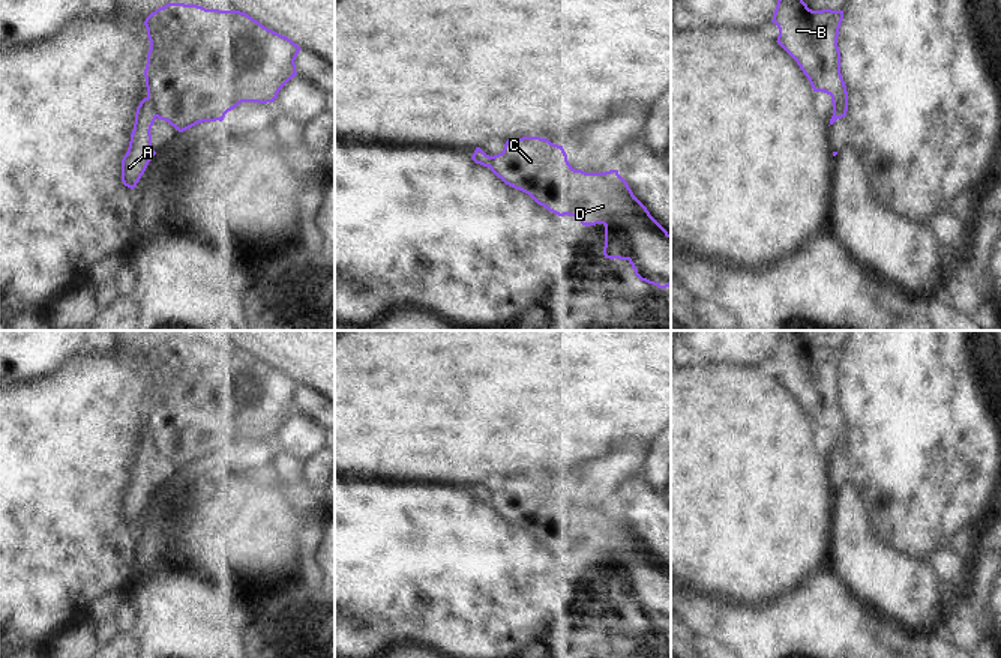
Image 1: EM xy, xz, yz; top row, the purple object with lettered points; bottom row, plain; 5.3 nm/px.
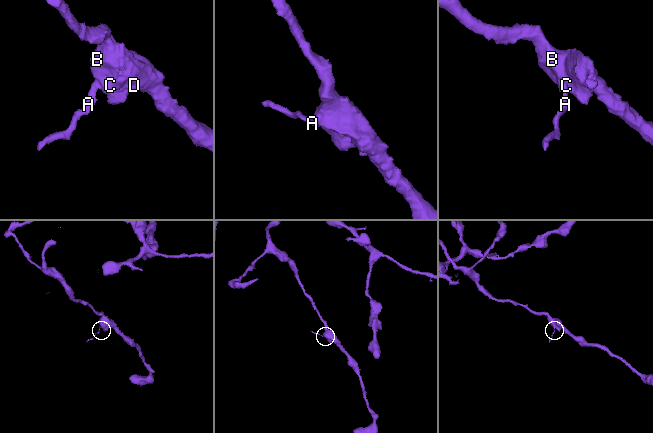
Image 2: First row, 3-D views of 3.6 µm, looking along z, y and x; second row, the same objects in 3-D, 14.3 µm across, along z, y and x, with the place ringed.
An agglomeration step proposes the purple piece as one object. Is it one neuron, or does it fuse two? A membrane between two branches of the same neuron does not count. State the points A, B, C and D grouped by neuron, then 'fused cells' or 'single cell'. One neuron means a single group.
A / B C D | fused cells

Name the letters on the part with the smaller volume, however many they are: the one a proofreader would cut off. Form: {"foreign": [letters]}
{"foreign": ["A"]}

